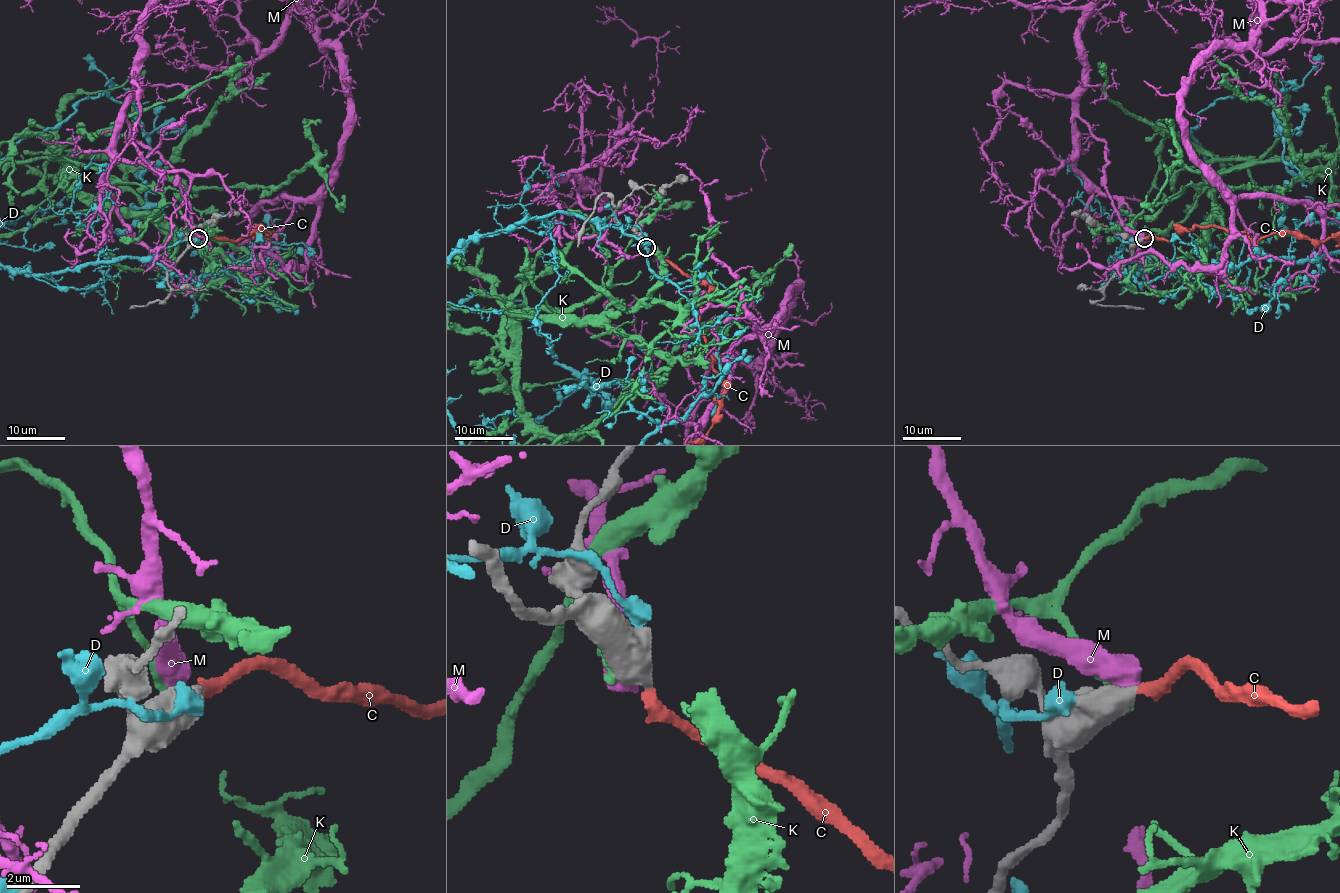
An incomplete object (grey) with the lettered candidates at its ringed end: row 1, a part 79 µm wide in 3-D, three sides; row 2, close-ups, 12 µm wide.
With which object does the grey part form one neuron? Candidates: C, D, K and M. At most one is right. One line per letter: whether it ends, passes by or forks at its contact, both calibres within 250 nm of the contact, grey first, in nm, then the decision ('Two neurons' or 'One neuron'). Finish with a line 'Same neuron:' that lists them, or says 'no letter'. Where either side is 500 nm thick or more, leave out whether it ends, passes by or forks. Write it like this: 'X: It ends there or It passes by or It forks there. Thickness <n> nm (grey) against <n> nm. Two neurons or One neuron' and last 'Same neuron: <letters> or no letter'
C: Thickness 650 nm (grey) against 380 nm. One neuron
D: Thickness 800 nm (grey) against 480 nm. Two neurons
K: Thickness 800 nm (grey) against 260 nm. Two neurons
M: Thickness 800 nm (grey) against 700 nm. Two neurons
Same neuron: C

